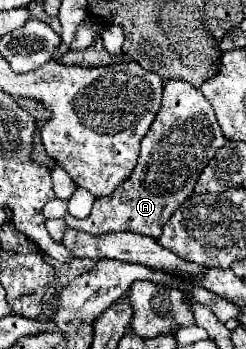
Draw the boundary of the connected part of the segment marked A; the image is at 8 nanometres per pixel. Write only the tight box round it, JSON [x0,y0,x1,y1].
[65,80,225,238]

